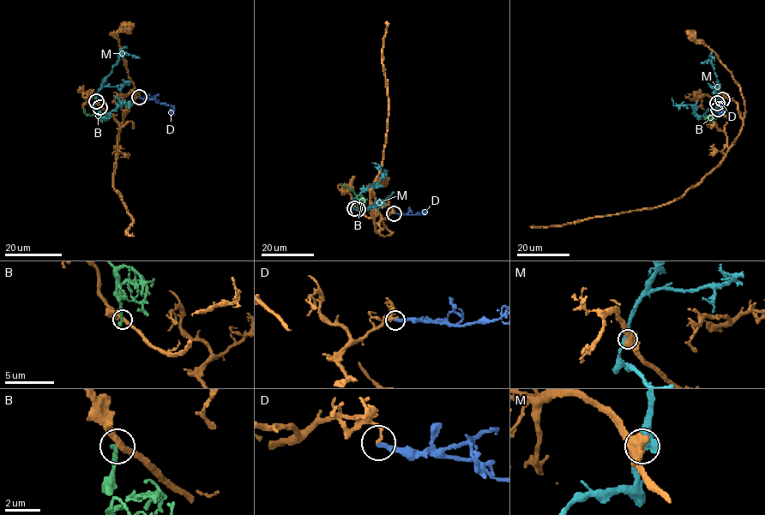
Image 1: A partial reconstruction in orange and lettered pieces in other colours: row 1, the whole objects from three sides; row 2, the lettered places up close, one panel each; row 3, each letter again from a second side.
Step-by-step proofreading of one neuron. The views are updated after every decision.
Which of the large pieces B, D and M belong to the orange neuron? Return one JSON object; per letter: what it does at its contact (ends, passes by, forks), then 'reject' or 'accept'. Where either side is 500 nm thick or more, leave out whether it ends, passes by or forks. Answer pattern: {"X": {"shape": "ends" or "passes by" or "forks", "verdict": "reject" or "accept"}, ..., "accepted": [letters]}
{"B": {"shape": "ends", "verdict": "reject"}, "D": {"shape": "ends", "verdict": "reject"}, "M": {"verdict": "reject"}, "accepted": []}

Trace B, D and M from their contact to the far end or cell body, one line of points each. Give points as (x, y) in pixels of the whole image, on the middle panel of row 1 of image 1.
B: (358, 209), (356, 194), (342, 184)
D: (394, 213), (414, 215), (426, 211), (421, 211)
M: (354, 208), (354, 200), (380, 180), (382, 174), (379, 165), (372, 163)

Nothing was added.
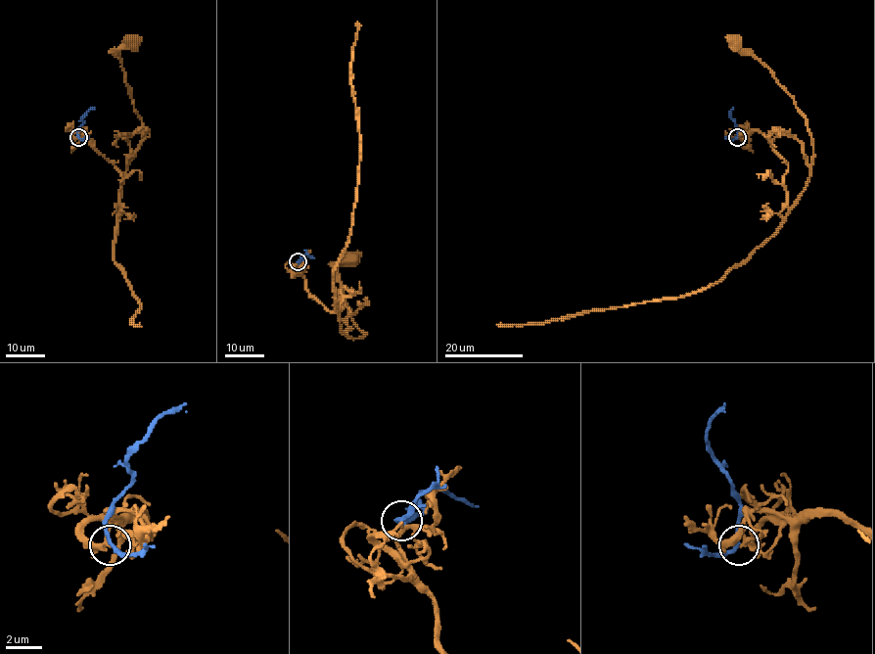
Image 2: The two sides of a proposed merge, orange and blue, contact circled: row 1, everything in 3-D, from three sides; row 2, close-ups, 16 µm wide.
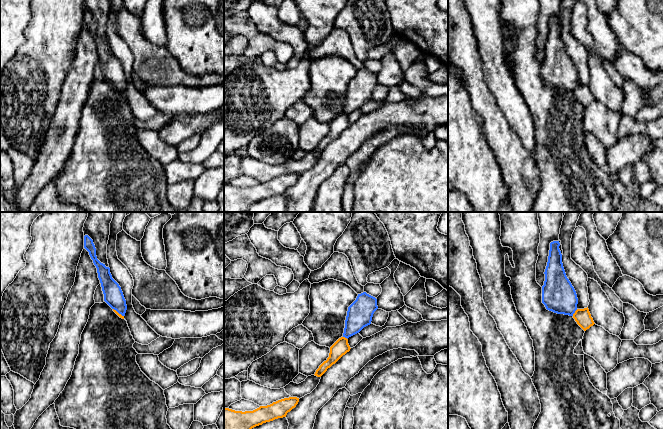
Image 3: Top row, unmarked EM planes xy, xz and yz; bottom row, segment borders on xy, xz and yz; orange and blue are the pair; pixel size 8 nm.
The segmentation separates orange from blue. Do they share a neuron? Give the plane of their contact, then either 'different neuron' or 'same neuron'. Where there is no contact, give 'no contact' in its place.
contact in yz; different neuron

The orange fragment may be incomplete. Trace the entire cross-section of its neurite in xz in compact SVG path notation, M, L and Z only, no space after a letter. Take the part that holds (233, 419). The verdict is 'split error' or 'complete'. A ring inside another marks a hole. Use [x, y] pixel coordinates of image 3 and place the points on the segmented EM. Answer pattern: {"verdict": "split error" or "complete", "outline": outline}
{"verdict": "complete", "outline": "M289 397L260 406L253 411L235 411L224 408L224 429L252 429L263 423L286 417L299 402L297 397Z"}

